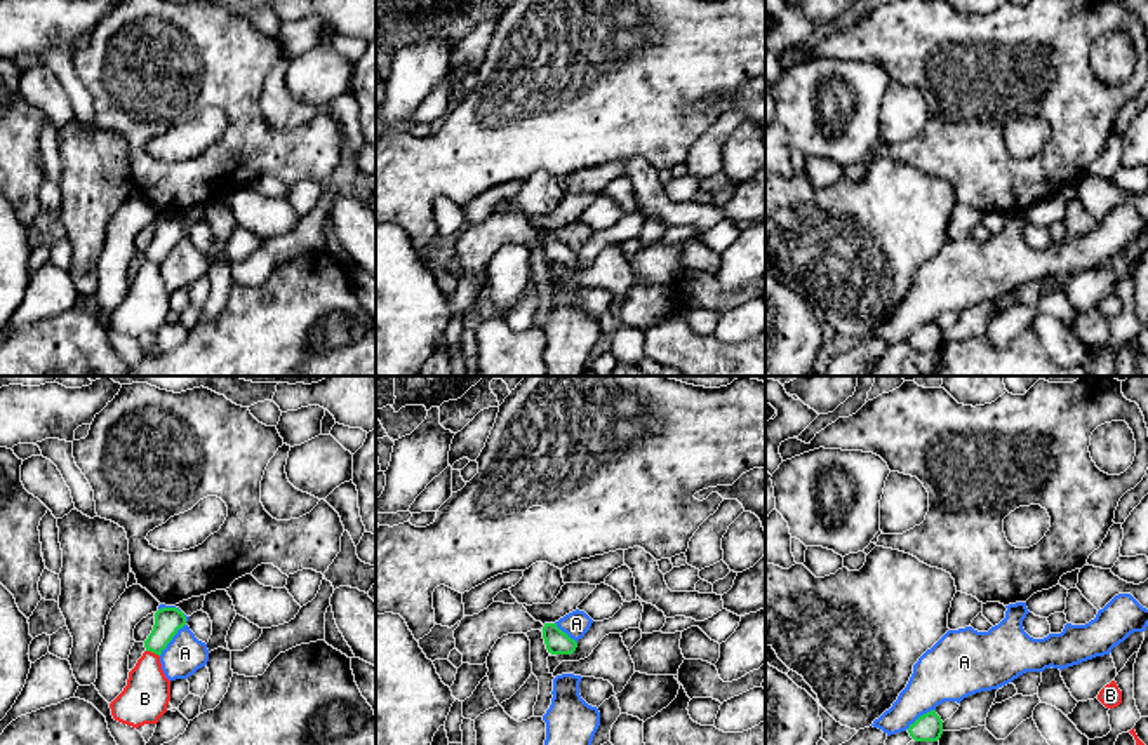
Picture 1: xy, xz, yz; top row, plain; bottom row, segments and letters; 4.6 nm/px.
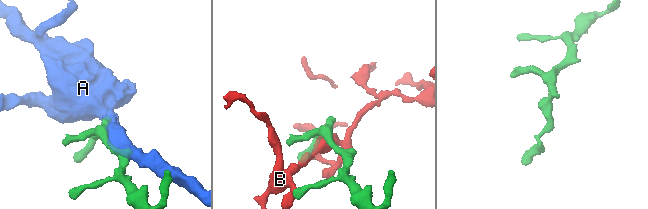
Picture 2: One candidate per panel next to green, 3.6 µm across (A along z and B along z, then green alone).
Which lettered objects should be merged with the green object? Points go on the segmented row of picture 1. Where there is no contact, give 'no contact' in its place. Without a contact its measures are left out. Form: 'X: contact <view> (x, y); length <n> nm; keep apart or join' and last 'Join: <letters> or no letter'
A: contact xy (171, 639); length 200 nm; keep apart
B: contact xy (153, 651); length 70 nm; keep apart
Join: no letter

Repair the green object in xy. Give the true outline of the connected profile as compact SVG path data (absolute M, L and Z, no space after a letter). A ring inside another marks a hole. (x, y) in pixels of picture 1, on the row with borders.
M205 595L191 597L176 604L174 607L162 607L155 613L155 625L148 639L144 641L146 651L162 654L179 628L186 625L186 618L197 611L202 611Z

